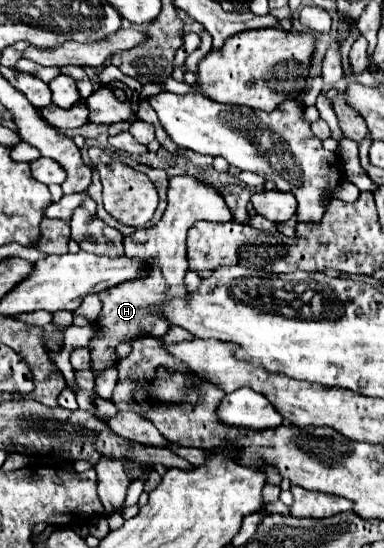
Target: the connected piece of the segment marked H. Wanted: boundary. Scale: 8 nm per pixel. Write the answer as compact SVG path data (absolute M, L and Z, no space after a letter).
M176 176L176 178L170 178L170 184L168 184L168 206L162 220L152 228L136 230L134 234L124 238L126 256L130 260L146 262L148 274L130 282L122 282L98 294L102 300L102 312L98 316L98 338L94 338L90 344L94 372L102 372L104 368L118 362L116 346L120 342L130 342L132 338L138 338L138 334L150 334L158 338L168 332L170 324L166 322L166 318L160 318L156 308L162 306L164 302L170 302L176 298L184 300L190 296L184 286L184 274L188 270L186 232L198 220L226 222L226 220L232 220L232 214L226 202L218 196L218 192L212 186L206 186L192 176Z

